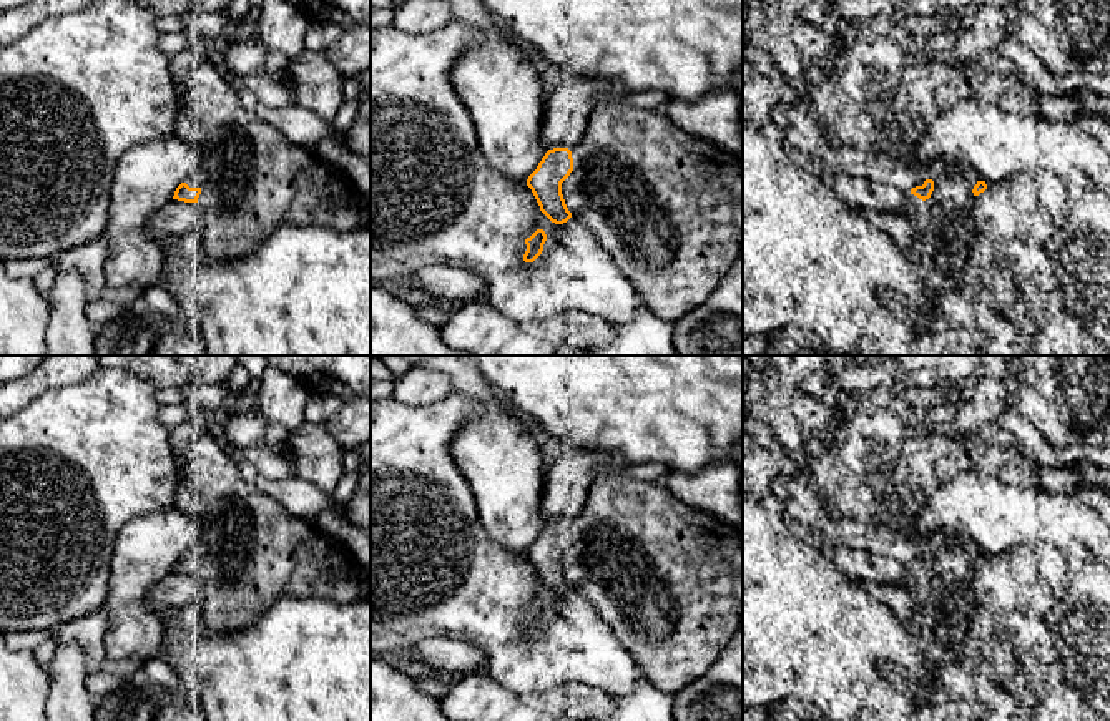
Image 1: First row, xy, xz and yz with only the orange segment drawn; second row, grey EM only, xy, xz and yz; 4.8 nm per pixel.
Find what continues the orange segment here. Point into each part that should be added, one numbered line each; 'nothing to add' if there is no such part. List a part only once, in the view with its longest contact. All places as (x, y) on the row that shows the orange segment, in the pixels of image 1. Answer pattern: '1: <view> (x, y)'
1: xy (198, 176)

